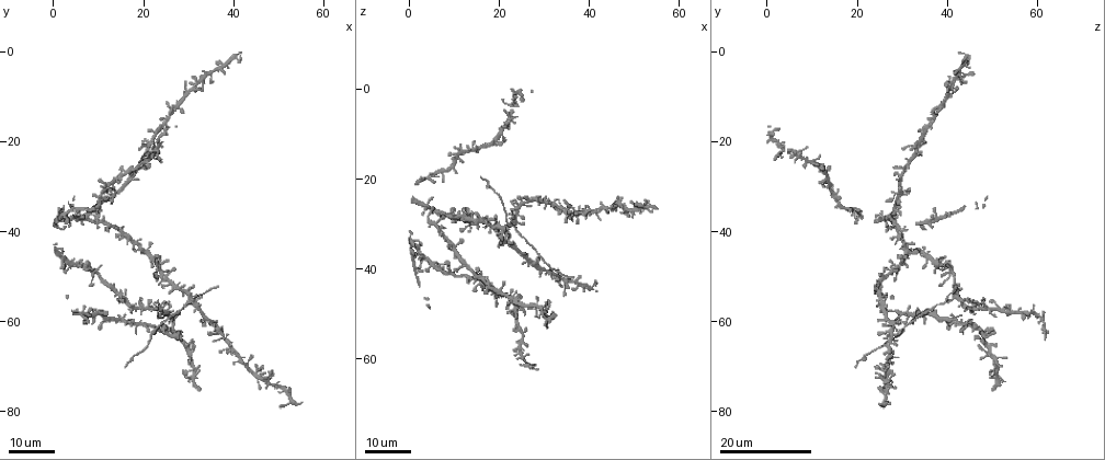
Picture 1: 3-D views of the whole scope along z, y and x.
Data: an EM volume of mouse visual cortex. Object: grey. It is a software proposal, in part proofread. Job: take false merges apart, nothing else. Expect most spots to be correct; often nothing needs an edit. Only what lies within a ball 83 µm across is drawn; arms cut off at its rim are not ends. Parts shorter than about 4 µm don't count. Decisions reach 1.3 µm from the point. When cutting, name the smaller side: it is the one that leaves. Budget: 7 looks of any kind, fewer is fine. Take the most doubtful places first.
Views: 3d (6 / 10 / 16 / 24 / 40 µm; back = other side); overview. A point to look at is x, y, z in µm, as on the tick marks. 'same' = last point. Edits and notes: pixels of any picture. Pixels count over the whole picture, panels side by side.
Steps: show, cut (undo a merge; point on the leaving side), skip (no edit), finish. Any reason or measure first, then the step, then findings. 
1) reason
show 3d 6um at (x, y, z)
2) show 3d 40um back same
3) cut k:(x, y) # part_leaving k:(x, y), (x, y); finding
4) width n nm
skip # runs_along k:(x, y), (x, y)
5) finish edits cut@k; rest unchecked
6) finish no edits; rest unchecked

show 3d 24um at (9.0, 49.0, 40.5)

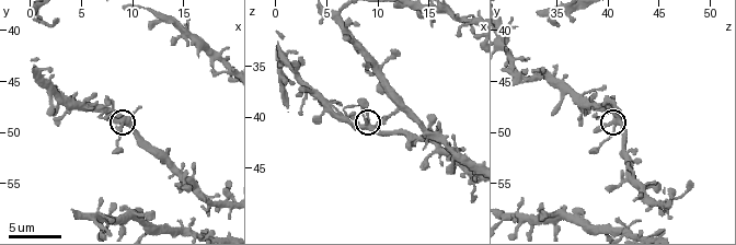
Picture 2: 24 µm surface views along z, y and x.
show 3d 6um at (9.0, 49.4, 40.8)

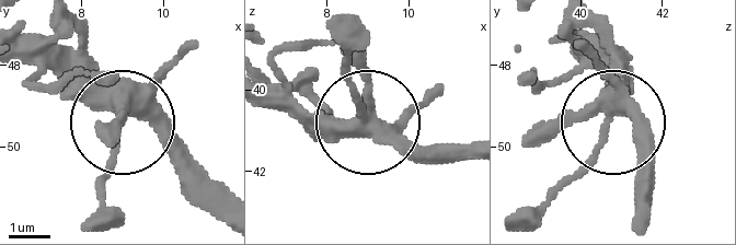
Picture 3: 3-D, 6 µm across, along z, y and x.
skip # continuous, no second cell

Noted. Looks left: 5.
show 3d 24um at (28.0, 58.0, 35.0)

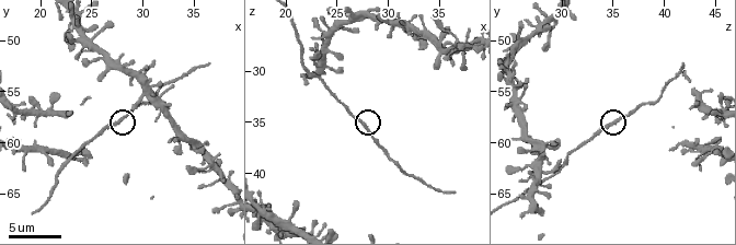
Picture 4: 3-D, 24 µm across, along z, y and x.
zoom in
show 3d 6um at (27.4, 58.2, 34.8)

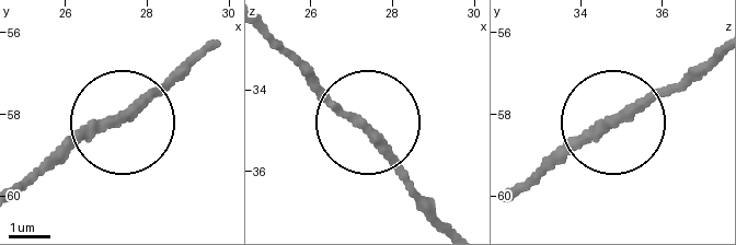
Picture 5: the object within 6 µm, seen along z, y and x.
side_arm 14 um
skip # one cell here

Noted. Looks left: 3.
looks like a crossing
show 3d 10um at (35.2, 60.4, 28.4)

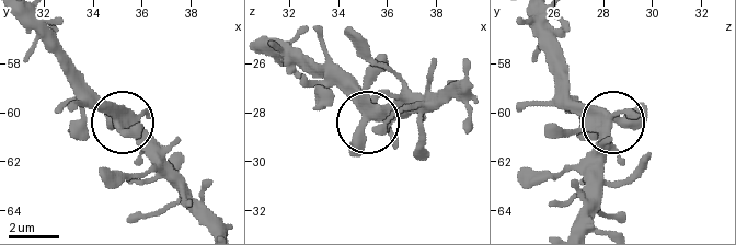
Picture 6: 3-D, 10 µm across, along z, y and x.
show 3d 10um back at (35.4, 60.2, 28.2)

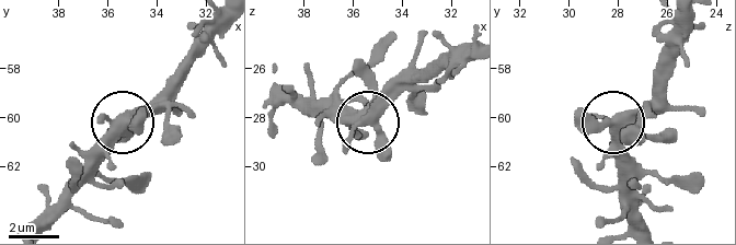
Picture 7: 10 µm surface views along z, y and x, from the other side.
skip # one cell here

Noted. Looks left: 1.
looks like a crossing
show 3d 16um at (18.2, 60.6, 43.6)

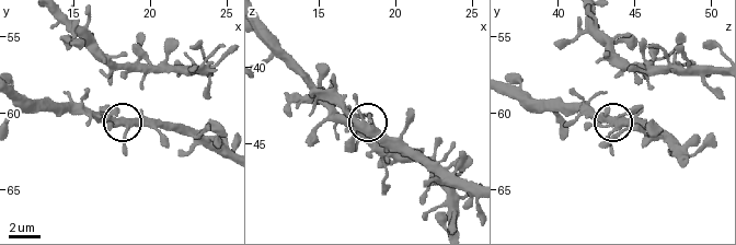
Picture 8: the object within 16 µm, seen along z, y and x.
width 400 nm
skip # continuous, no second cell

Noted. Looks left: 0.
finish no edits; rest unchecked

